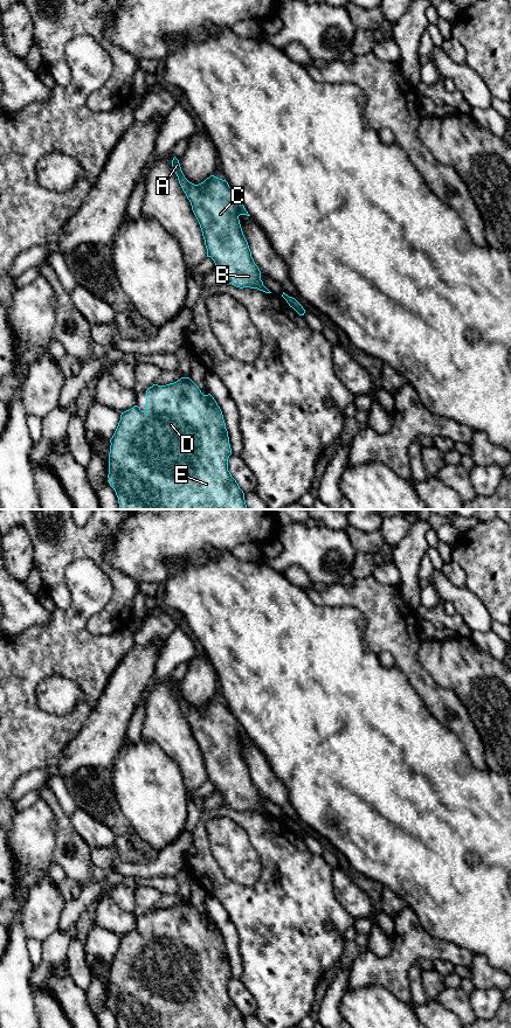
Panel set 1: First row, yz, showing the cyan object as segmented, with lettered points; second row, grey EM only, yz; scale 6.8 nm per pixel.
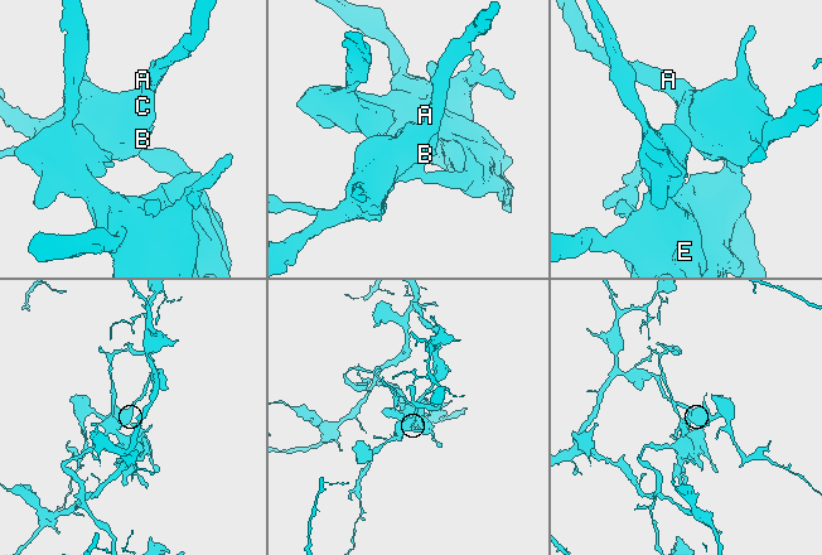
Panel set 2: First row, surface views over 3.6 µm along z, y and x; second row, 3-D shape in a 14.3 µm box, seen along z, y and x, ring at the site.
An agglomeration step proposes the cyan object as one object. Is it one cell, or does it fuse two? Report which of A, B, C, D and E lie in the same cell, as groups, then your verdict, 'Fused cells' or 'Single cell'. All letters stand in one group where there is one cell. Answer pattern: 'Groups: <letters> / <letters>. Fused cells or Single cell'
Groups: A B C / D E. Fused cells

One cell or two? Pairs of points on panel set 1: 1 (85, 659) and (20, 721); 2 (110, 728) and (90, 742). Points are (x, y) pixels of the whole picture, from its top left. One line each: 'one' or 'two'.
1: one
2: one

